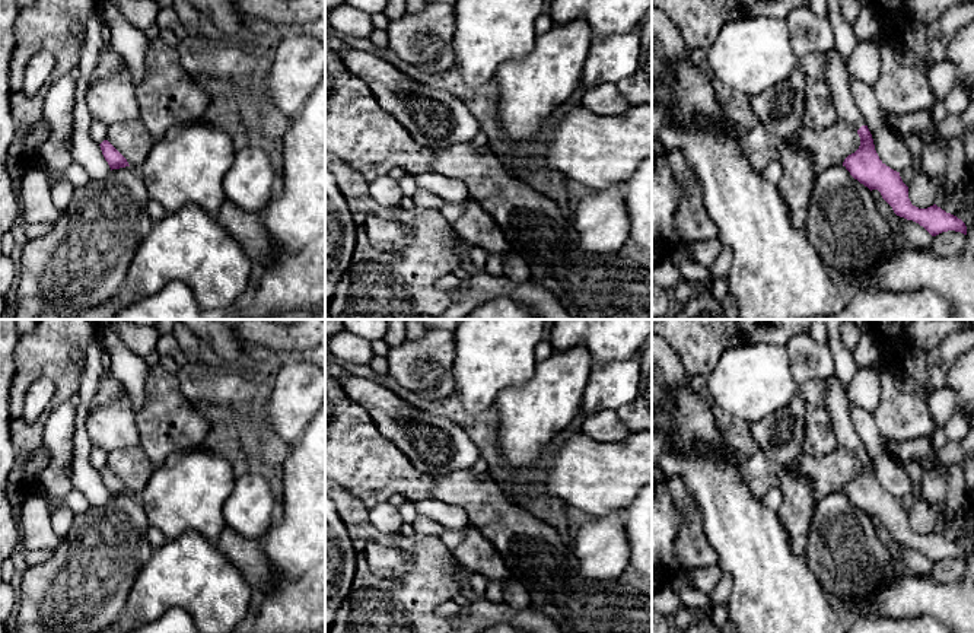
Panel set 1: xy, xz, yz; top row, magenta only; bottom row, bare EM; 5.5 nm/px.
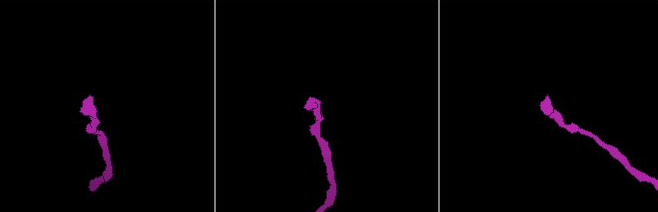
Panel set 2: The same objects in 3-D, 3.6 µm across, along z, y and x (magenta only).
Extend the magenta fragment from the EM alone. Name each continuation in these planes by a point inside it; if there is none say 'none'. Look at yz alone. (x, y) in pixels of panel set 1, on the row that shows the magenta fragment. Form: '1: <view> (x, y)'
1: yz (846, 107)

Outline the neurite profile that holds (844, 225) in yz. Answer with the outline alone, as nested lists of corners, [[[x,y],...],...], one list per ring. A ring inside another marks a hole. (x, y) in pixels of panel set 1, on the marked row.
[[[843,165],[817,174],[805,230],[834,279],[862,274],[894,251],[894,233],[872,191]]]

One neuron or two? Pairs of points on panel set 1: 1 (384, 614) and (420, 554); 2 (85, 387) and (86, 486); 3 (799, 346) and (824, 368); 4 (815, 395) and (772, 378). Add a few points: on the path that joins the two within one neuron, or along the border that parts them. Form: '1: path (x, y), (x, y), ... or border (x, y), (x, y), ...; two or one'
1: path (398, 600), (420, 578), (420, 569); one
2: path (82, 412), (80, 461); one
3: path (807, 352), (817, 363); one
4: border (799, 384), (796, 394); two

